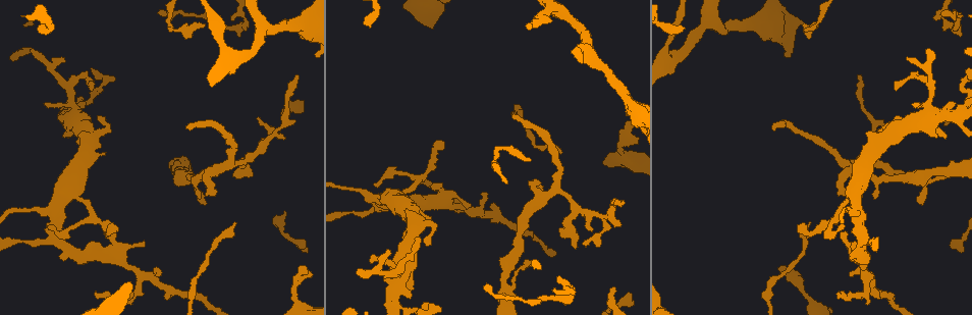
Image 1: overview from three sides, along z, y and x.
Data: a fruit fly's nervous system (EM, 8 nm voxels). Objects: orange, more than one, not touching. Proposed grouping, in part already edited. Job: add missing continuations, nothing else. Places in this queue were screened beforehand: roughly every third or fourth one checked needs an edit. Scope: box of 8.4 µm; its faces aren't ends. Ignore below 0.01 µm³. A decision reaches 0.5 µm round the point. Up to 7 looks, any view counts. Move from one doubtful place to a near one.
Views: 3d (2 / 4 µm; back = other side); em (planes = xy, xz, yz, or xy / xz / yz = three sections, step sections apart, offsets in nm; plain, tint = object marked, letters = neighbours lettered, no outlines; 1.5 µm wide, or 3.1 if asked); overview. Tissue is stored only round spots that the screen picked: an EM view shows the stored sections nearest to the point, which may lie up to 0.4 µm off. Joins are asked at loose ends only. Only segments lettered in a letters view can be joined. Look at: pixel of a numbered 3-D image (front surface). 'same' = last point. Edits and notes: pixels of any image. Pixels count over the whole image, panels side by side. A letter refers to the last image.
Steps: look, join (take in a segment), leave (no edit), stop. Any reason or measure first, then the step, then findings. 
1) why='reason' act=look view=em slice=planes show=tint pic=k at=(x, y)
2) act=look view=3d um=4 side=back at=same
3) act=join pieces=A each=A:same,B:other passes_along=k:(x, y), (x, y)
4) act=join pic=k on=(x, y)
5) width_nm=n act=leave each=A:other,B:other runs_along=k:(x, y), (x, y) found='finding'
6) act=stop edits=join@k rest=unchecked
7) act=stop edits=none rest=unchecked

why='tapers out' act=look view=em slice=planes show=letters pic=1 at=(160, 14)

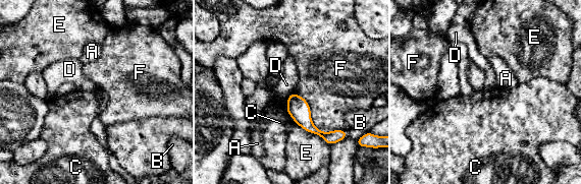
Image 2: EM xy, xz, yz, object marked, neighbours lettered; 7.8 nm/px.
act=leave each=A:other,B:other,C:other,D:other,E:other,F:other border=2:(287, 96), (286, 112), (298, 124) found='no lettered segment goes on from it'

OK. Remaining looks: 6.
why='tapers out' act=look view=em slice=planes show=letters pic=1 at=(32, 48)

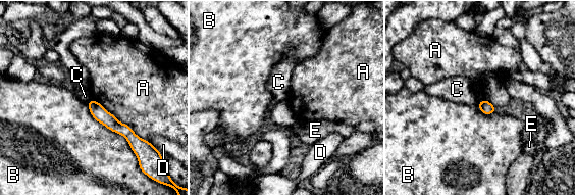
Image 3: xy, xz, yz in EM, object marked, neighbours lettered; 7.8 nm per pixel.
longest_contact=B:550nm act=leave each=A:other,B:other,C:other,D:other,E:other border=3:(484, 99), (476, 104) found='no lettered segment goes on from it'

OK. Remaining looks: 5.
why='free end' act=look view=em slice=planes show=plain pic=1 at=(143, 242)

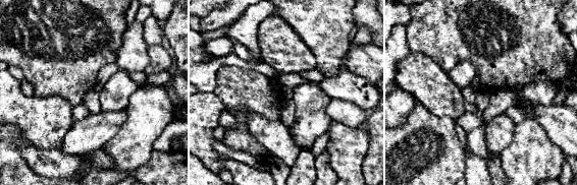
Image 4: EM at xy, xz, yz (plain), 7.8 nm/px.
why='what lies round it' act=look view=em slice=planes show=letters at=same

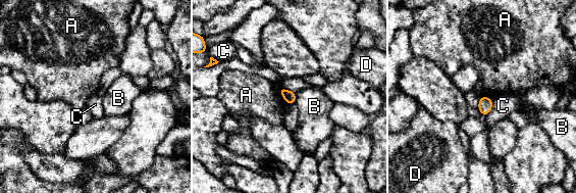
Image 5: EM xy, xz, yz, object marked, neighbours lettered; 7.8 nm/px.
act=leave each=A:other,B:other,C:other,D:other found='no lettered segment goes on from it'

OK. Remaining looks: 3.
act=stop edits=none rest=unchecked

